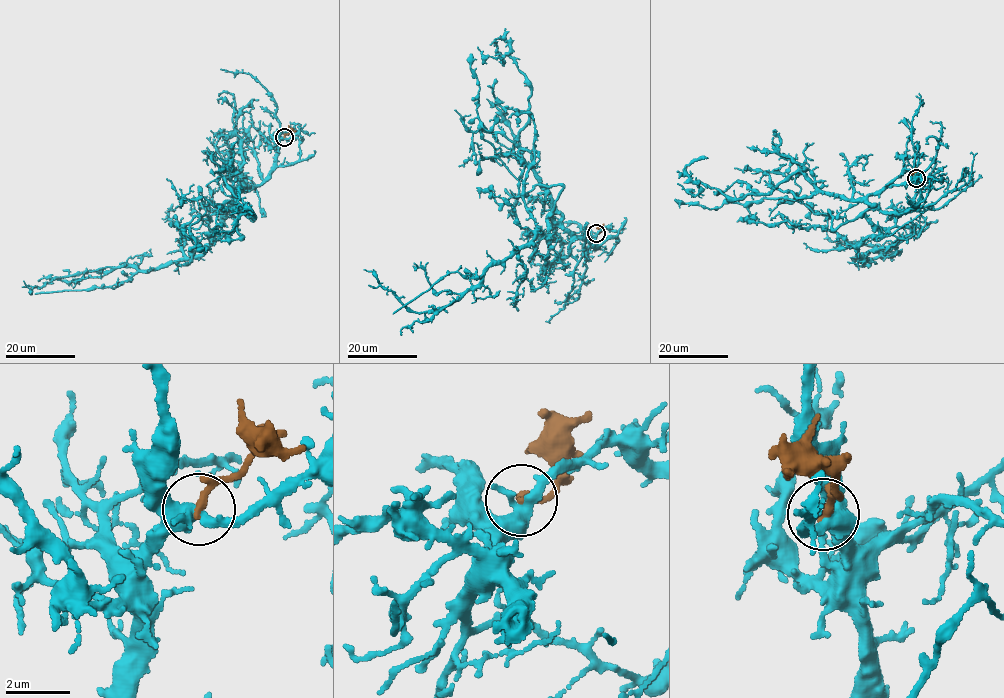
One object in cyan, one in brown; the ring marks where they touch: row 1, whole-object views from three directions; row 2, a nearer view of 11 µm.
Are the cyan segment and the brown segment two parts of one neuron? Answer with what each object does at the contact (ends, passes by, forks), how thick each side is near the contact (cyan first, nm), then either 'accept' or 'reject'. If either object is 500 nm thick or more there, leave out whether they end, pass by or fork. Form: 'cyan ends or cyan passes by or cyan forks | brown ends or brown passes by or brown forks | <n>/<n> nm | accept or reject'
cyan passes by | brown ends | 440/240 nm | reject

